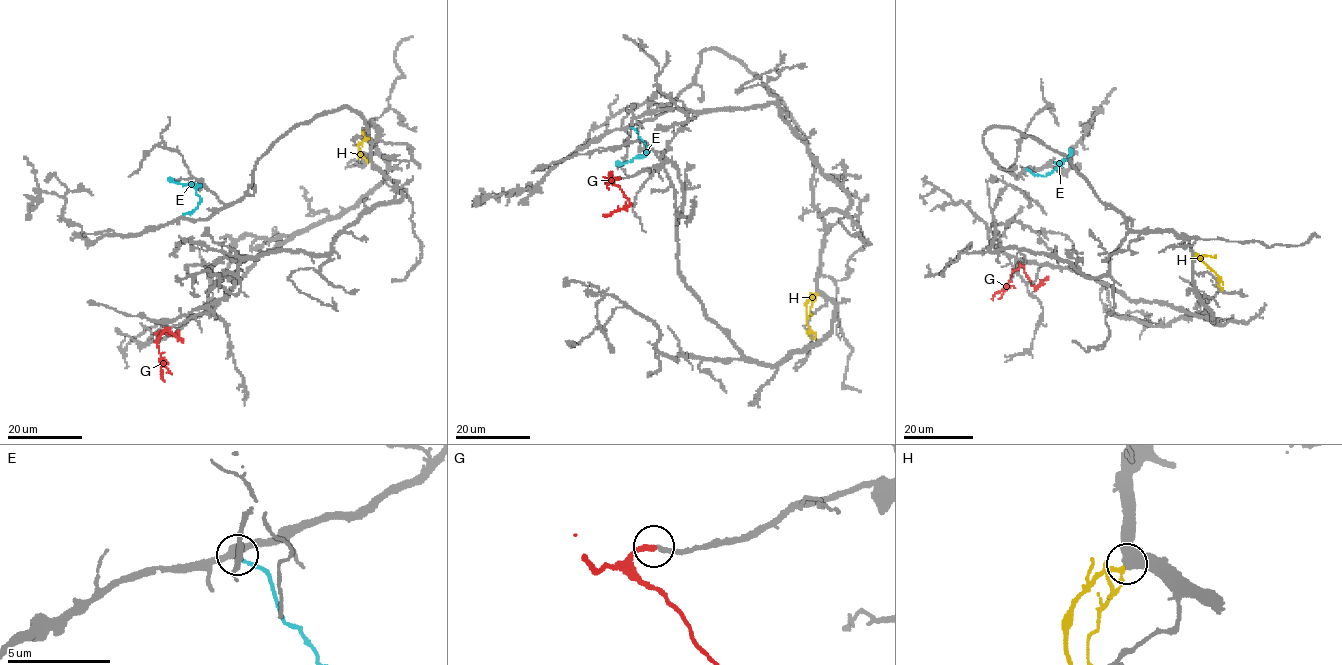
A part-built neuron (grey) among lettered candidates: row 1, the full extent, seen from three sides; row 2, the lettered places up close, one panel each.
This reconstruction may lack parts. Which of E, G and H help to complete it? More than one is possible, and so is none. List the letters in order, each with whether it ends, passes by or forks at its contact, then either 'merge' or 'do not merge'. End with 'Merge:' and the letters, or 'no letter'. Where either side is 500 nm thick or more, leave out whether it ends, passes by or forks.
E: it ends; merge
G: it ends; merge
H: do not merge
Merge: E, G

